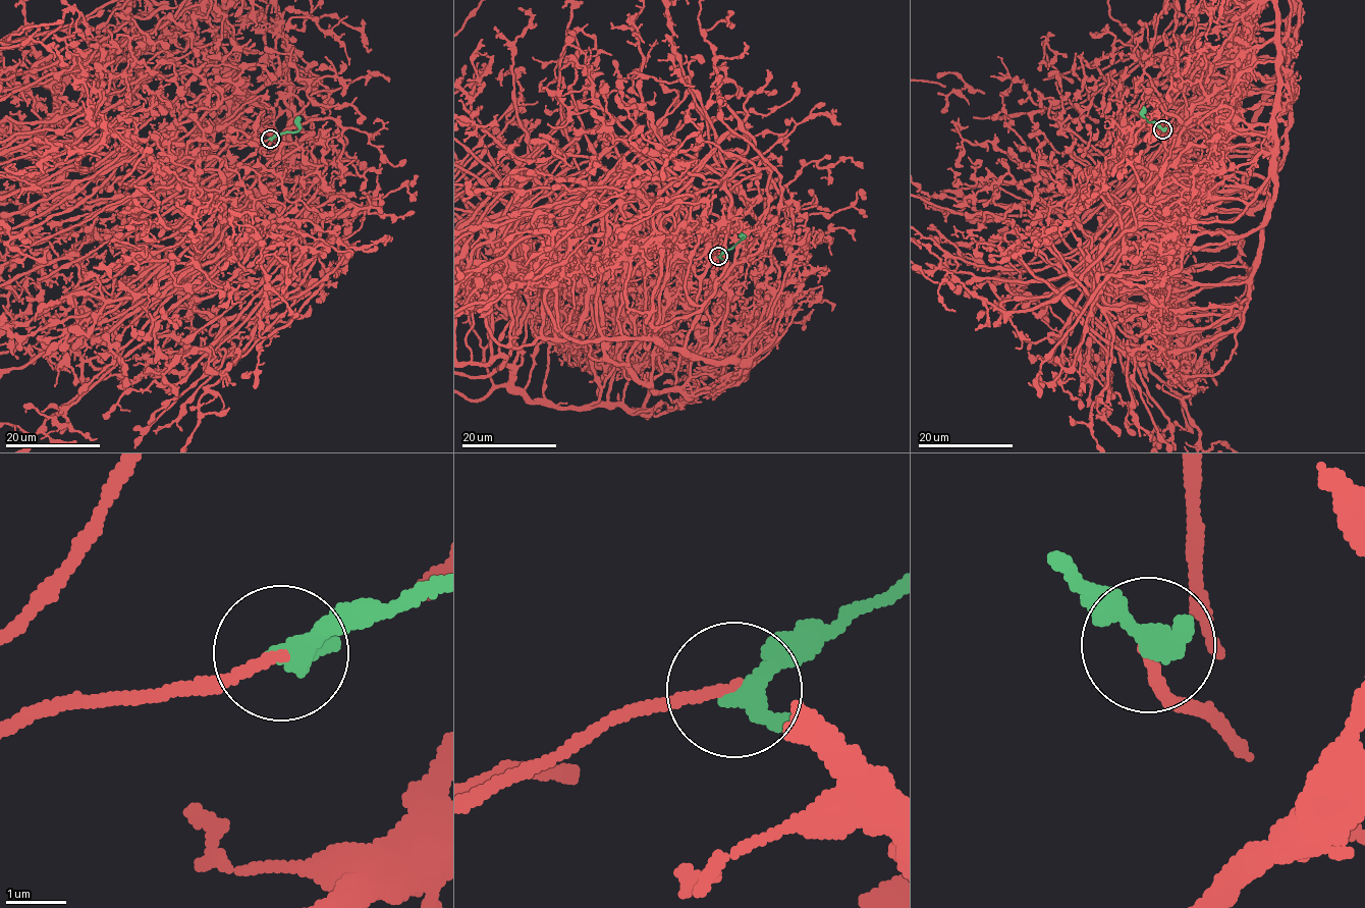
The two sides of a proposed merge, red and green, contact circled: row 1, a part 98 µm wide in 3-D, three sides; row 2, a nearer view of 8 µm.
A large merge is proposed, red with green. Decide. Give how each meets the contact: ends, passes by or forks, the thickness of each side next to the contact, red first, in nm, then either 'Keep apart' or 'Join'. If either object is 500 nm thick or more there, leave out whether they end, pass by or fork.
At the ring red ends. At the ring green ends. Thickness 160 nm (red) against 440 nm. Join

